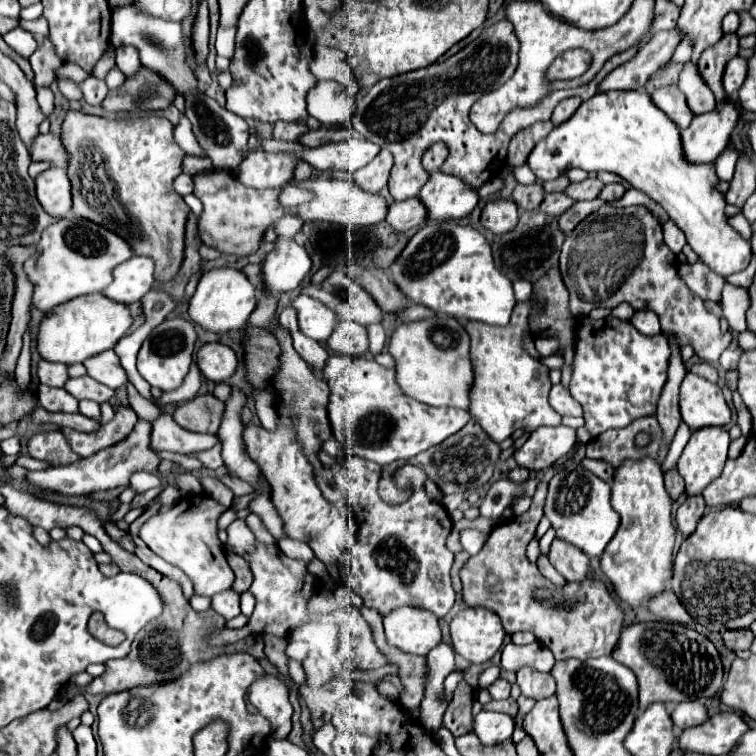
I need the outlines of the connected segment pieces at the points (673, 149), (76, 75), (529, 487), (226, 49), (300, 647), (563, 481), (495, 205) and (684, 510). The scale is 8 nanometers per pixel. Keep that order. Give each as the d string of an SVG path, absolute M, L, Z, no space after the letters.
M645 90L599 92L585 100L571 120L553 128L551 134L533 148L527 164L539 180L553 180L567 168L613 172L661 204L669 218L685 232L687 244L695 250L699 260L713 272L727 278L749 266L751 244L729 224L725 194L717 190L719 176L713 162L687 162L679 128L653 104Z
M59 66L59 72L57 72L57 78L65 78L65 80L73 80L73 82L81 82L87 76L89 74L79 66Z
M501 478L499 482L495 482L487 494L483 496L483 502L481 502L481 516L485 518L493 518L493 520L499 520L503 510L507 508L507 504L521 492L527 492L529 496L533 496L535 492L535 486L537 486L537 480L527 480L523 484L513 484L509 482L507 478Z
M219 26L219 30L217 30L217 42L215 42L215 46L217 46L217 54L227 56L227 58L233 56L235 30L237 30L235 26L231 26L231 28L223 28L223 26Z
M289 642L285 654L287 658L293 658L297 662L303 662L307 658L307 652L309 652L309 646L305 642Z
M567 464L555 472L549 480L543 512L545 518L549 518L551 528L557 532L557 538L577 546L587 556L601 556L607 542L619 528L619 514L611 508L609 484L585 470L581 464Z
M491 200L485 204L479 222L493 234L511 232L511 228L515 228L515 224L519 222L519 208L513 200Z
M701 494L699 496L687 496L687 500L679 506L679 510L675 514L677 528L685 536L689 536L695 530L697 522L701 520L703 512L705 512L705 500L703 500L703 496Z

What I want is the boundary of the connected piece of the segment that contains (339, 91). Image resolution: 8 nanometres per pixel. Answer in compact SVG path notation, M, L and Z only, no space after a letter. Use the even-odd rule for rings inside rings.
M321 80L307 94L309 116L317 118L321 124L335 126L347 124L355 114L353 100L347 96L345 88L335 82Z

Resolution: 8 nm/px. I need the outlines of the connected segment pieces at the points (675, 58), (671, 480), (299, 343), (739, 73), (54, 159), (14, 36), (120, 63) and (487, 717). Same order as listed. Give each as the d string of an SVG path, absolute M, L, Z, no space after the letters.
M683 40L683 42L675 48L675 52L673 52L673 56L671 56L671 64L685 64L689 58L691 58L691 42L689 42L689 40Z
M673 468L665 474L665 490L667 494L671 496L671 500L677 500L679 496L685 494L685 484L683 484L683 478L679 476L679 472Z
M301 330L293 332L291 338L293 338L293 348L299 352L299 356L301 356L307 364L319 368L319 372L321 372L323 366L325 366L325 360L327 360L327 350L325 350L317 340L307 338Z
M731 58L727 62L727 68L723 72L723 90L727 92L727 96L735 96L739 86L743 84L745 80L745 74L747 74L747 60L745 58Z
M39 134L31 144L31 156L35 162L47 160L53 166L67 168L69 166L69 152L65 150L59 134Z
M17 26L17 28L13 28L11 32L3 34L3 40L5 40L17 54L21 54L23 58L29 58L29 56L35 52L35 48L37 48L37 42L35 42L35 38L31 36L31 32L27 32L27 30L21 28L21 26Z
M131 46L119 48L119 50L117 50L117 68L119 68L127 78L135 76L135 74L139 72L139 68L141 68L137 50L131 48Z
M481 710L475 716L473 730L475 730L475 734L479 736L479 740L483 744L491 746L491 744L499 744L499 742L511 738L511 734L515 730L515 724L513 724L513 718L503 714L503 712L485 712L485 710Z

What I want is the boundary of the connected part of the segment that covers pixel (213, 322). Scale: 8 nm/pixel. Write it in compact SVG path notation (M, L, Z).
M213 268L203 272L199 278L197 290L189 302L189 318L203 326L205 330L225 334L231 330L245 328L249 314L255 310L255 286L247 280L247 276L233 268Z

